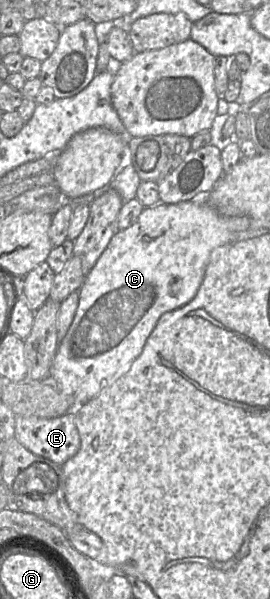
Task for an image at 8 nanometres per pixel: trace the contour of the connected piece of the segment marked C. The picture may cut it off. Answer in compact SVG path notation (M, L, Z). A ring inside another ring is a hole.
M203 200L180 202L177 204L158 203L152 207L146 207L138 217L138 220L129 228L119 230L110 240L107 248L101 254L93 268L86 274L80 287L79 303L74 319L61 339L50 369L50 380L40 382L54 383L62 392L74 398L74 408L96 397L104 387L116 381L124 375L140 356L143 348L154 330L160 317L169 311L175 310L190 302L197 294L202 283L211 252L220 247L238 241L238 234L249 229L251 220L247 216L227 217L219 214L214 208L204 203Z

